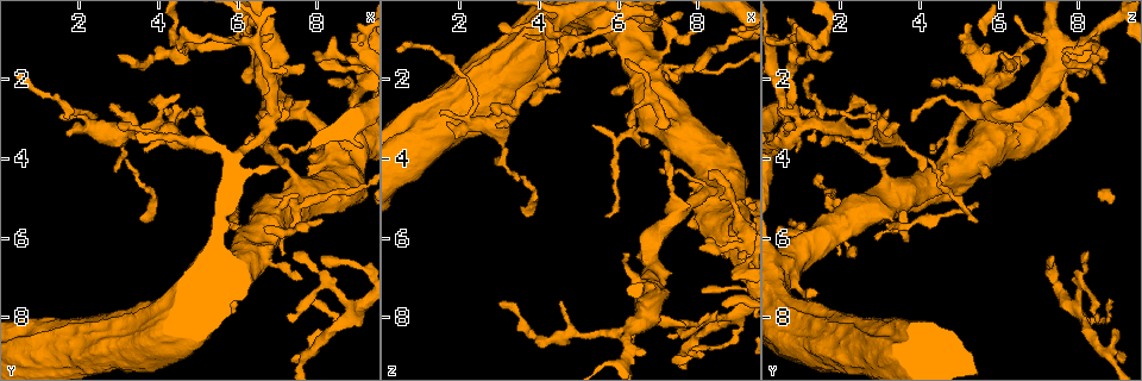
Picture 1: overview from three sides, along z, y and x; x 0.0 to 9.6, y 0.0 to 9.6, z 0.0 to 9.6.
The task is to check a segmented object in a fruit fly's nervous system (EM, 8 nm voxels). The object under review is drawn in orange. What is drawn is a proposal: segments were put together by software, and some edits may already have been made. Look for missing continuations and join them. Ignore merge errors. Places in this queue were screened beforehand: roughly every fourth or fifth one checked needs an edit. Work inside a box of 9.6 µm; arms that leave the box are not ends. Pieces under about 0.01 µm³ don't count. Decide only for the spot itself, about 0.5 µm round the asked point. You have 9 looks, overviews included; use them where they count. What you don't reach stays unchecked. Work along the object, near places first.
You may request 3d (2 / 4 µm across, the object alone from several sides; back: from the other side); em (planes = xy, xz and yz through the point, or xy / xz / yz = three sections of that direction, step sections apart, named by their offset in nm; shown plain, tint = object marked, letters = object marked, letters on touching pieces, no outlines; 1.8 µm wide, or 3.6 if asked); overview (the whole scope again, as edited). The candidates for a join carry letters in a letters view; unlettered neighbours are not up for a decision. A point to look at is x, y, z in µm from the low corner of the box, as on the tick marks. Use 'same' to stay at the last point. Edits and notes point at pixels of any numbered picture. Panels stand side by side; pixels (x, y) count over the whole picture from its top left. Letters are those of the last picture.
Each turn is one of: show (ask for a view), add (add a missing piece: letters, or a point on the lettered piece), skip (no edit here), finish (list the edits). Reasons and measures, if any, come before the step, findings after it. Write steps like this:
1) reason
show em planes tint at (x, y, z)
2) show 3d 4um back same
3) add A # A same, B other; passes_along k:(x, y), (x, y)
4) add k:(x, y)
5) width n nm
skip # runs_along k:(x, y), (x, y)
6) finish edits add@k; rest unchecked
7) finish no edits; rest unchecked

sharp bend
show em planes plain at (4.95, 2.80, 1.35)

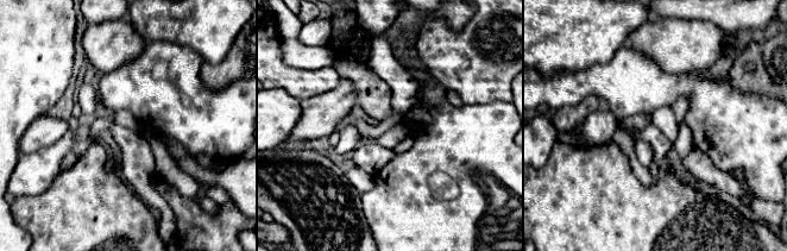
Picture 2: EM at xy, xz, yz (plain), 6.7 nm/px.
show em planes tint same

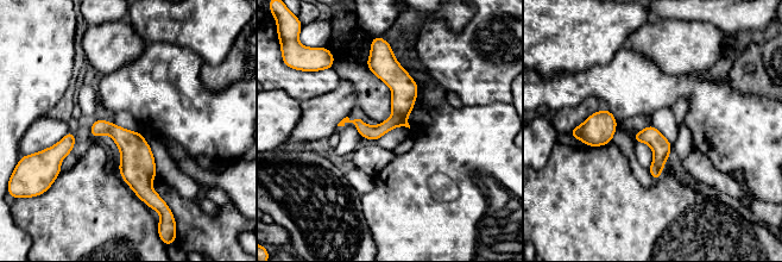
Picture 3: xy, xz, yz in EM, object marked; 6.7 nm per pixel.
what lies round it
show em planes letters same

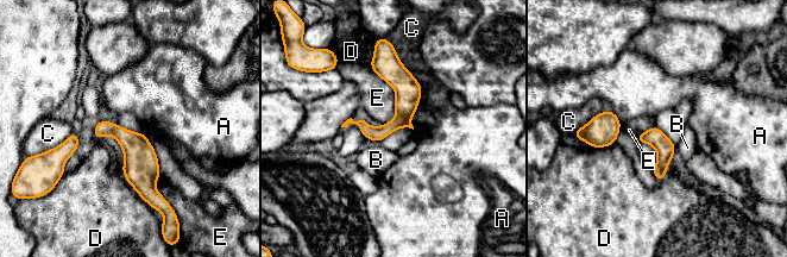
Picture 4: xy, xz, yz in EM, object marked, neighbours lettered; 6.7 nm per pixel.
skip # A other, B other, C other, D other, E other; border 4:(370, 68), (395, 93), (385, 124); no lettered piece goes on from it

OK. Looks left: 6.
abrupt turn
show em xz step 4 tint at (7.00, 5.25, 1.85)

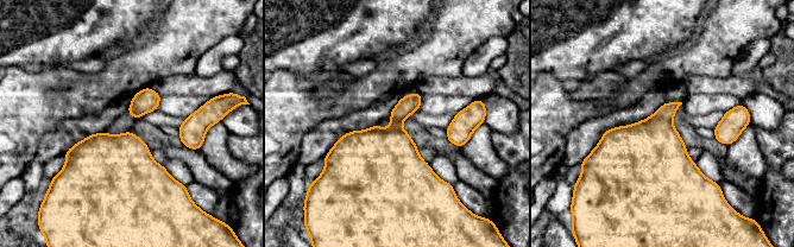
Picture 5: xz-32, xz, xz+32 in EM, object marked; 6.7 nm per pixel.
show em yz step 8 letters same

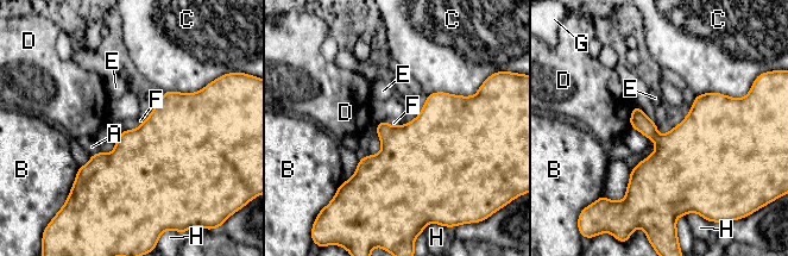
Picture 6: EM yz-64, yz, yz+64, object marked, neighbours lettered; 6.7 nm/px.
width 220 nm
skip # A other, B other, C other, D other, E other, F other, G other, H other; border 6:(143, 120), (137, 128), (124, 130); no lettered piece goes on from it

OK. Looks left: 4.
free end
show 3d 4um at (5.40, 5.70, 3.15)

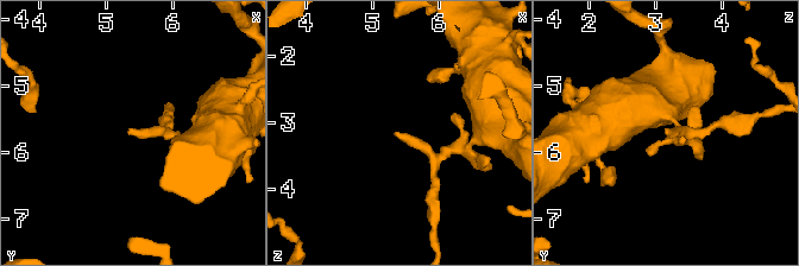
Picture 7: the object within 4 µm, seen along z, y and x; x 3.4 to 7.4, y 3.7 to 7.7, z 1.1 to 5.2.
show em xz step 4 letters at (5.35, 5.65, 3.15)

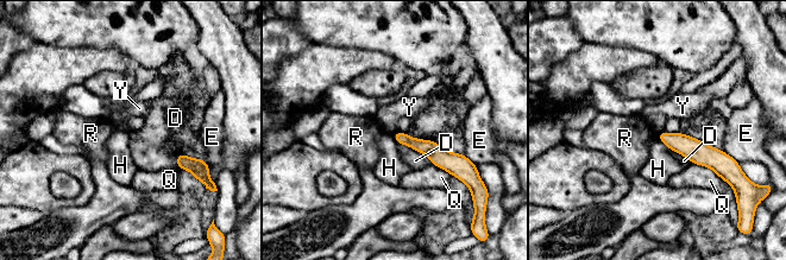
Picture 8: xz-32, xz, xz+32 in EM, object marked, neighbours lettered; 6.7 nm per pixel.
longest_contact Q 280 nm
skip # D other, E other, H other, Q other, R other, Y other; none of them fits

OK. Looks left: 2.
free end
show em 3.6um xy step 16 letters at (8.05, 1.25, 1.80)

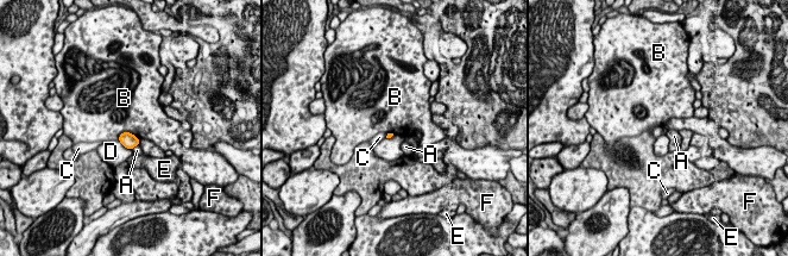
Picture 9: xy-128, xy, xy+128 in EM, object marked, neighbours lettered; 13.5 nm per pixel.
skip # A other, B other, C other, D other, E other, F other; border 9:(118, 136), (131, 132), (139, 138); none of them fits

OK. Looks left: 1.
finish no edits; rest unchecked

